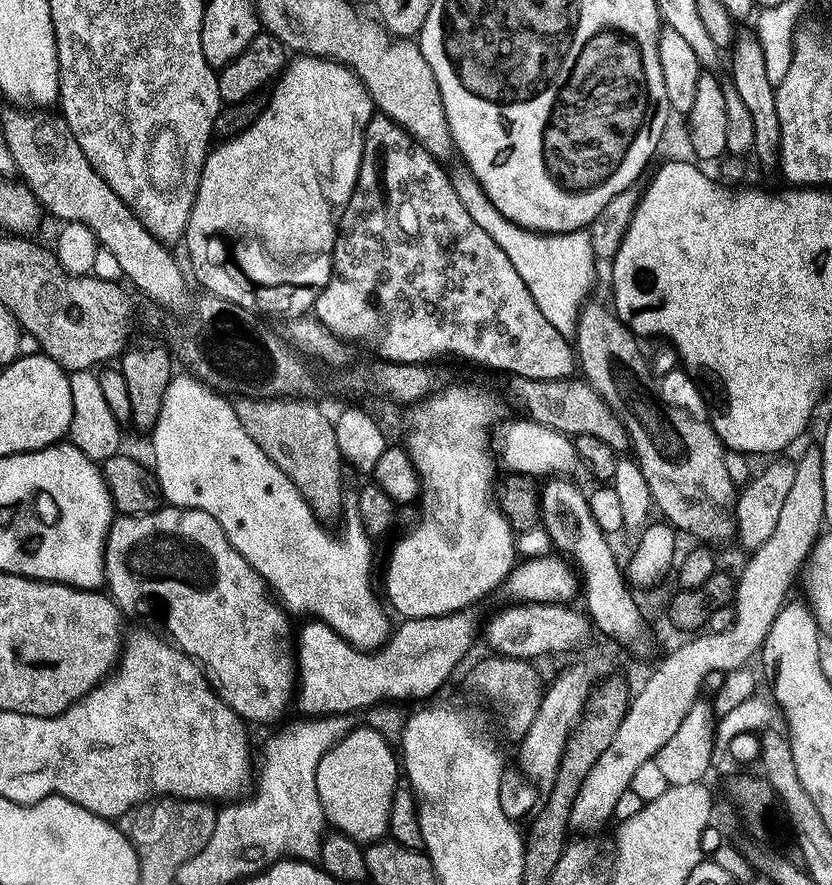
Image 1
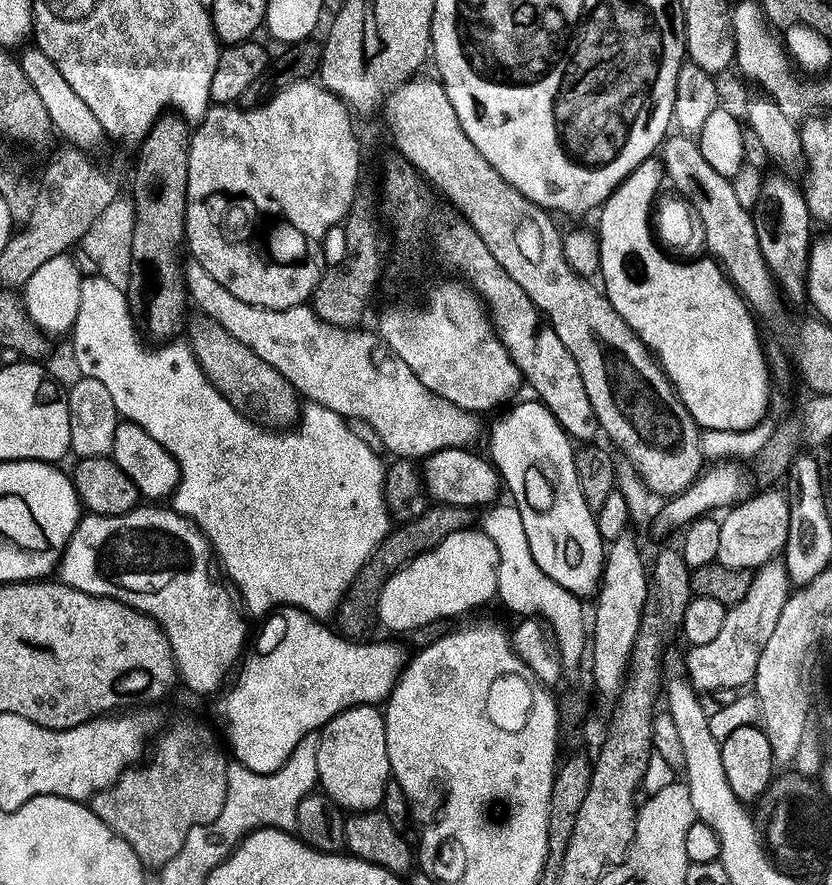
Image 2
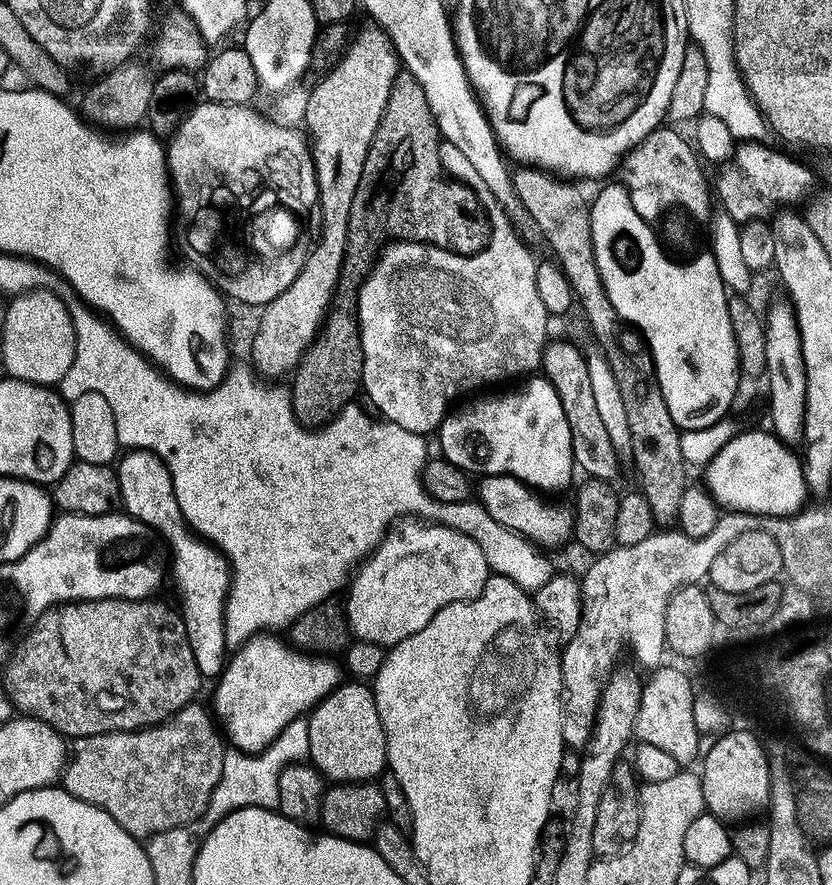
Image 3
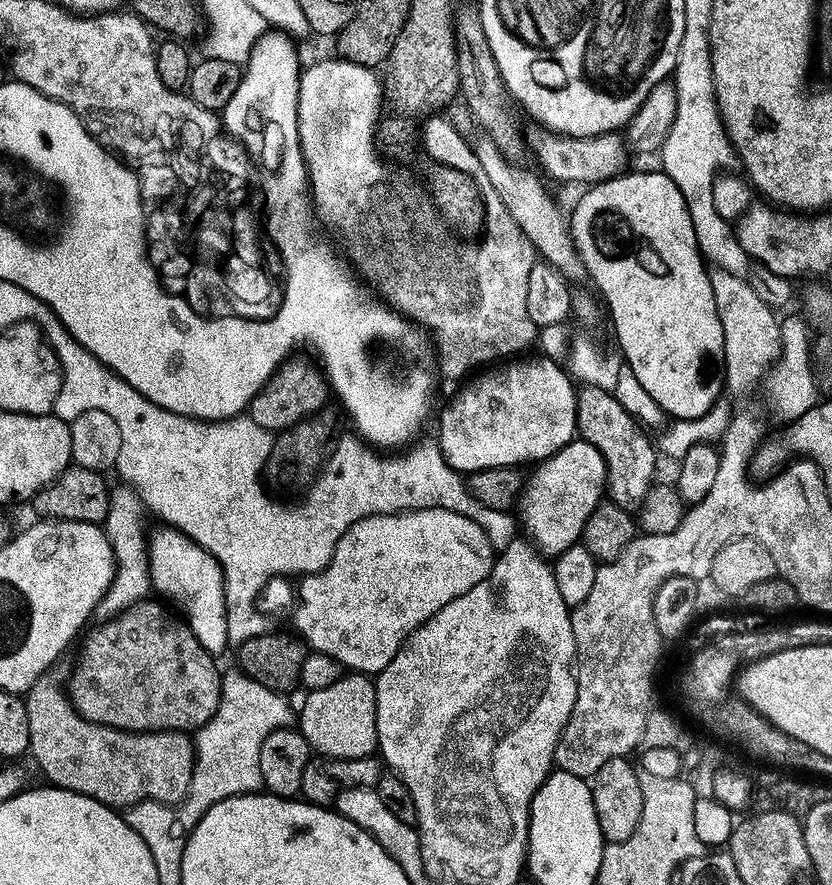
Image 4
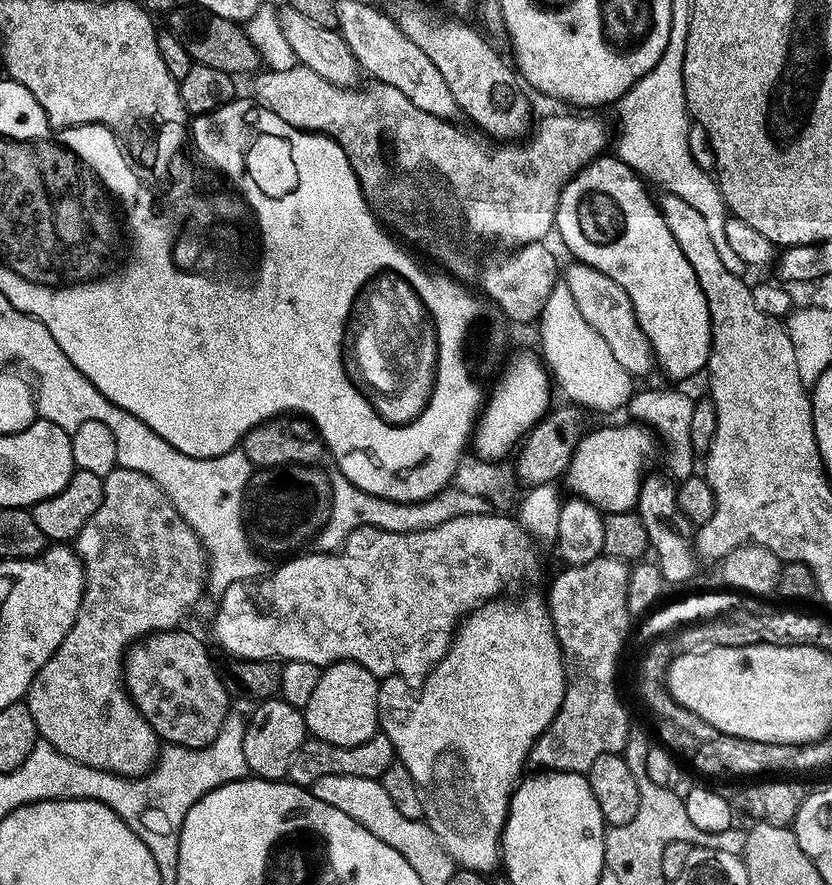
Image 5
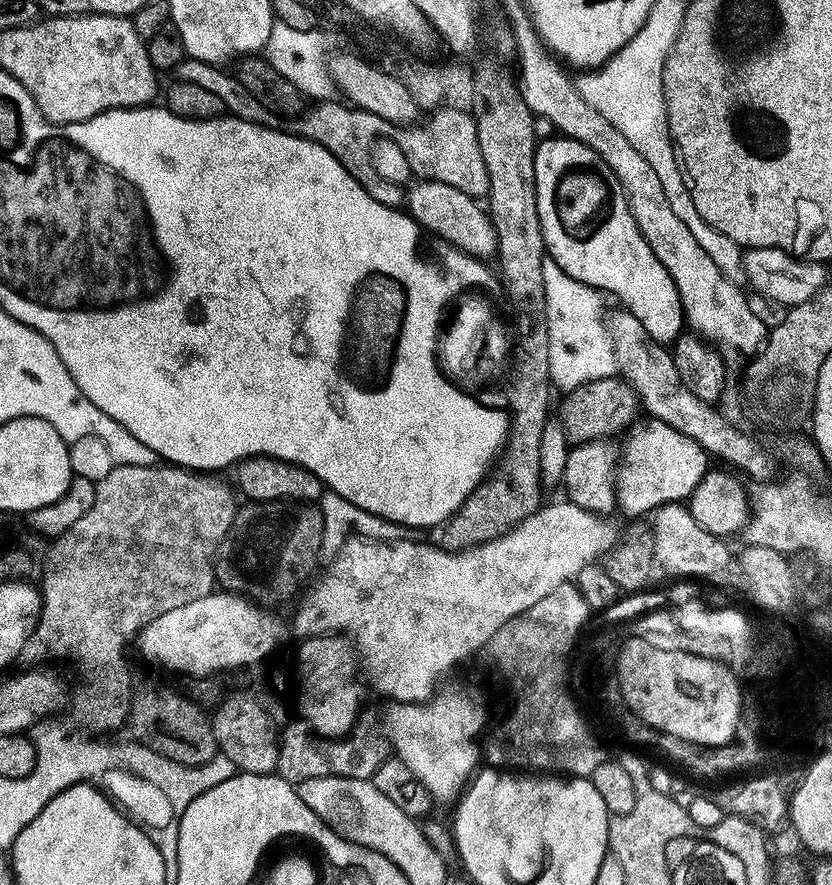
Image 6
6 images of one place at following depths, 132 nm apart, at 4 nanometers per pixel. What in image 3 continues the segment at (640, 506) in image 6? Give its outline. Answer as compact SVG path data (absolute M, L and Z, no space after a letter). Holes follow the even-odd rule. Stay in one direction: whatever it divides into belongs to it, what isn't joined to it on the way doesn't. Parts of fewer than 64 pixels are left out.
M481 475L474 488L474 496L480 505L494 518L518 535L532 541L537 549L560 548L573 539L573 509L564 504L551 504L543 500L541 493L528 487L518 477L508 475Z

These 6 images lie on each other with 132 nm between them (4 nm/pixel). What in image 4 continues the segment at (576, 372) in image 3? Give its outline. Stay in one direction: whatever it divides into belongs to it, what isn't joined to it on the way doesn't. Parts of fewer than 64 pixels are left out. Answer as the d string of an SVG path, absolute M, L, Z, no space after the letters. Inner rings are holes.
M584 386L579 389L576 401L576 431L579 439L590 442L590 446L594 446L606 462L606 492L610 500L625 509L639 509L657 479L658 457L657 445L648 441L648 432L639 420L622 408L611 391Z

